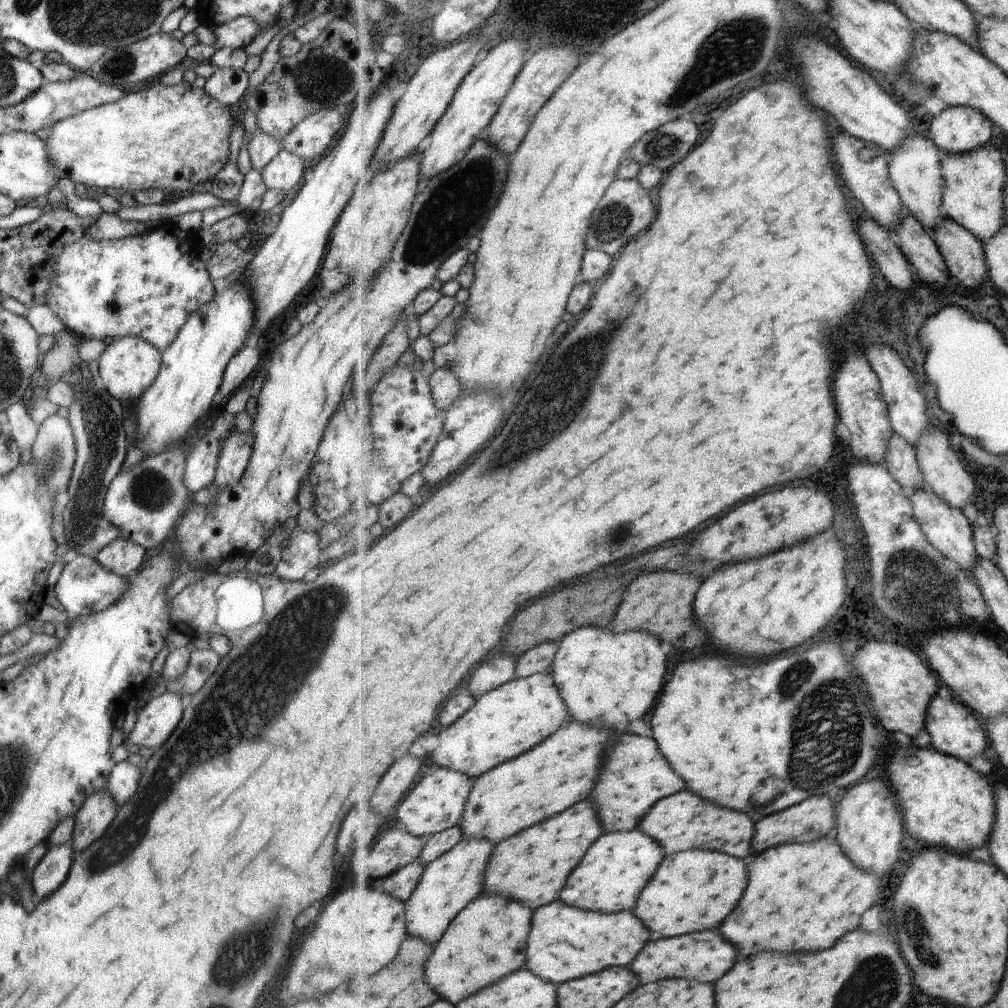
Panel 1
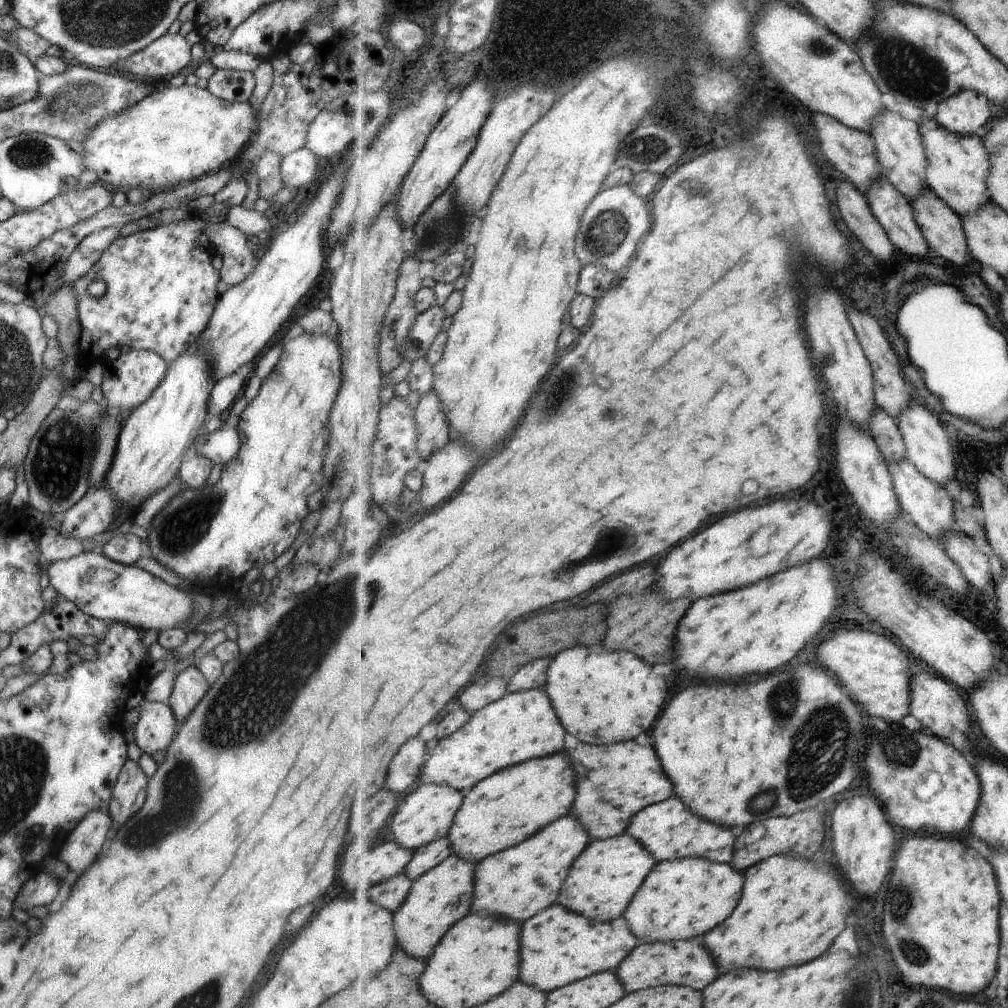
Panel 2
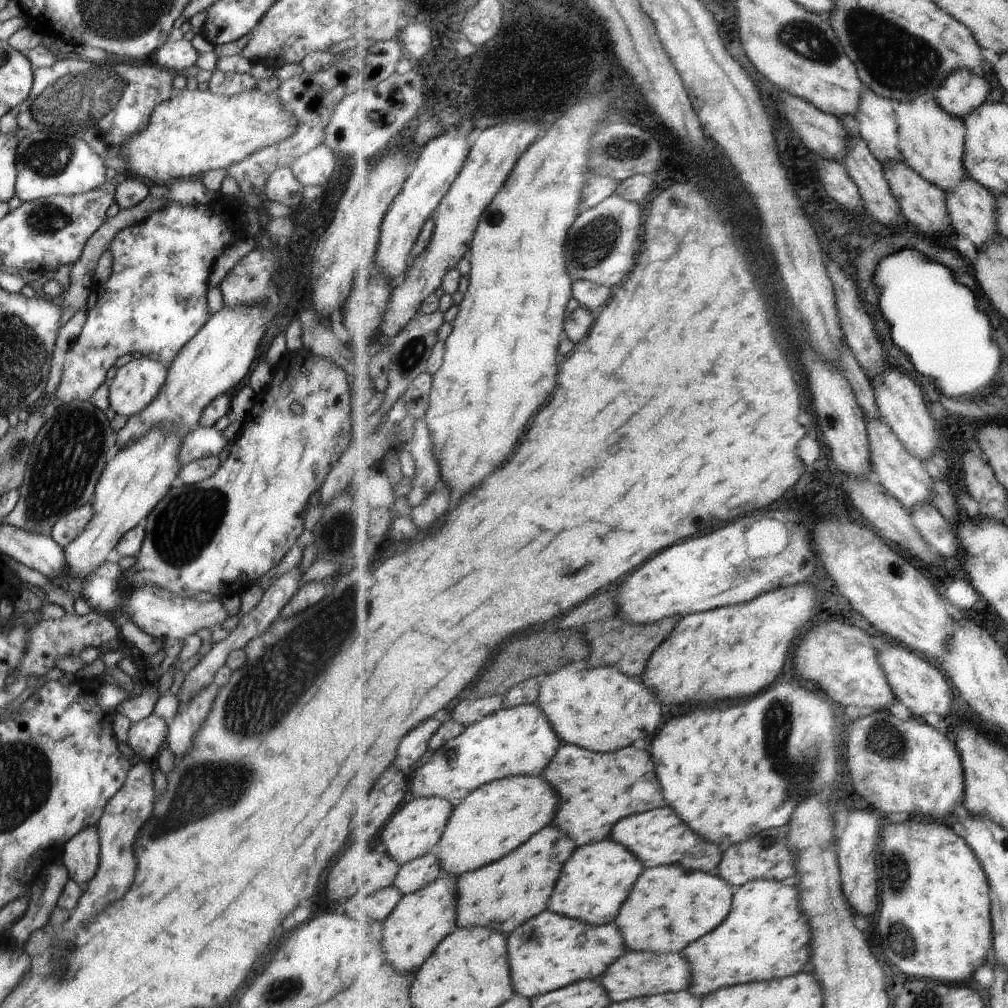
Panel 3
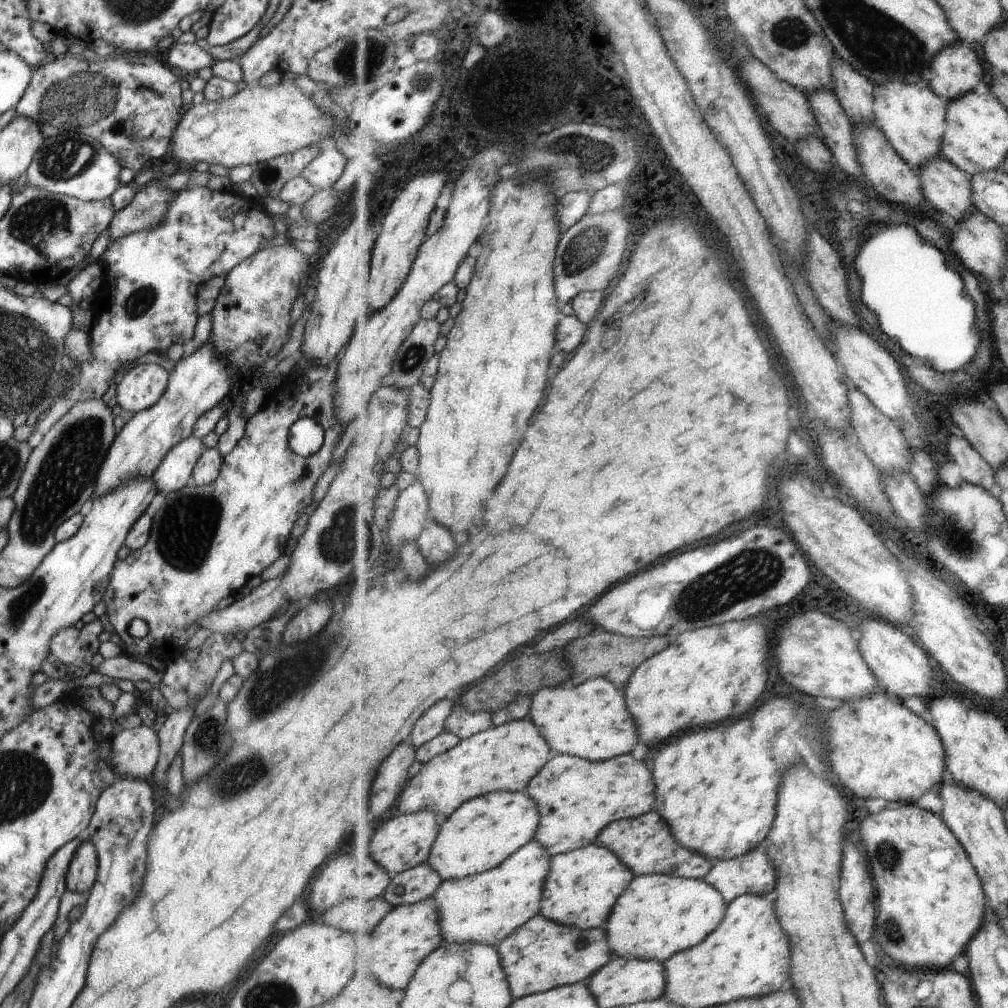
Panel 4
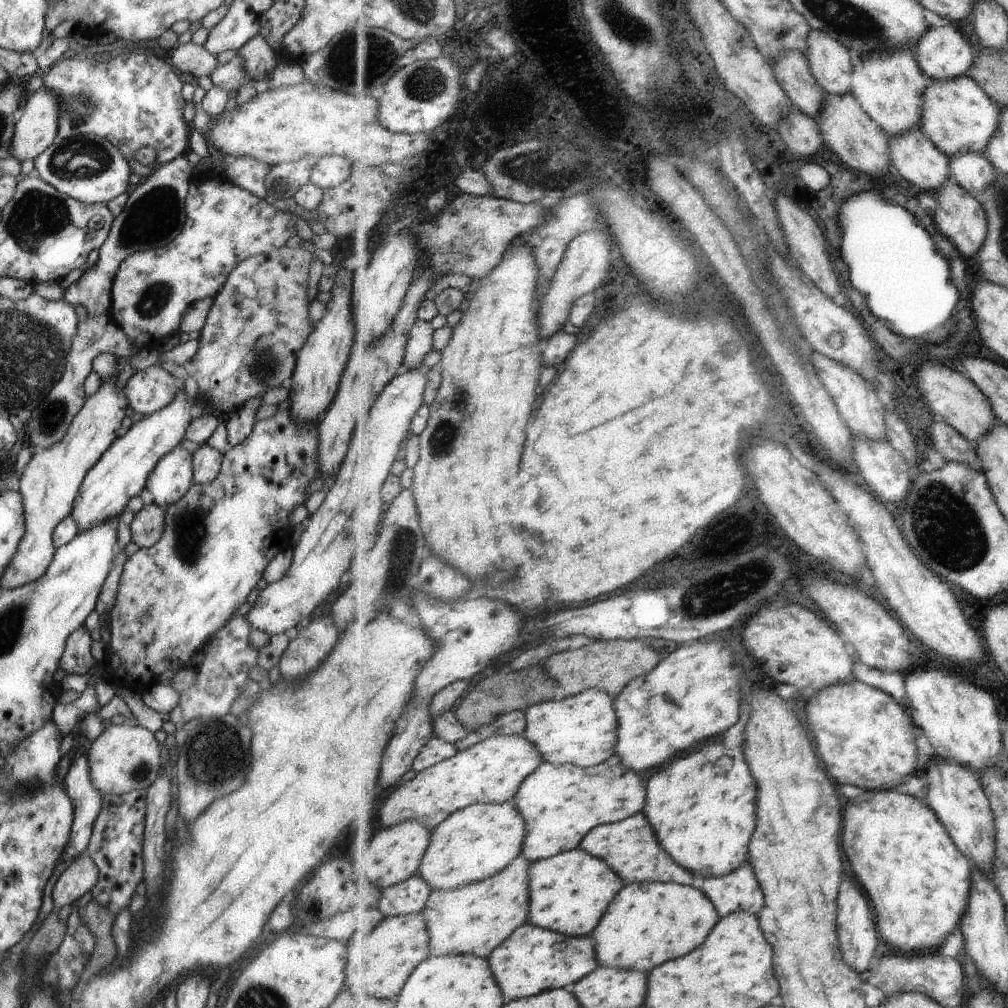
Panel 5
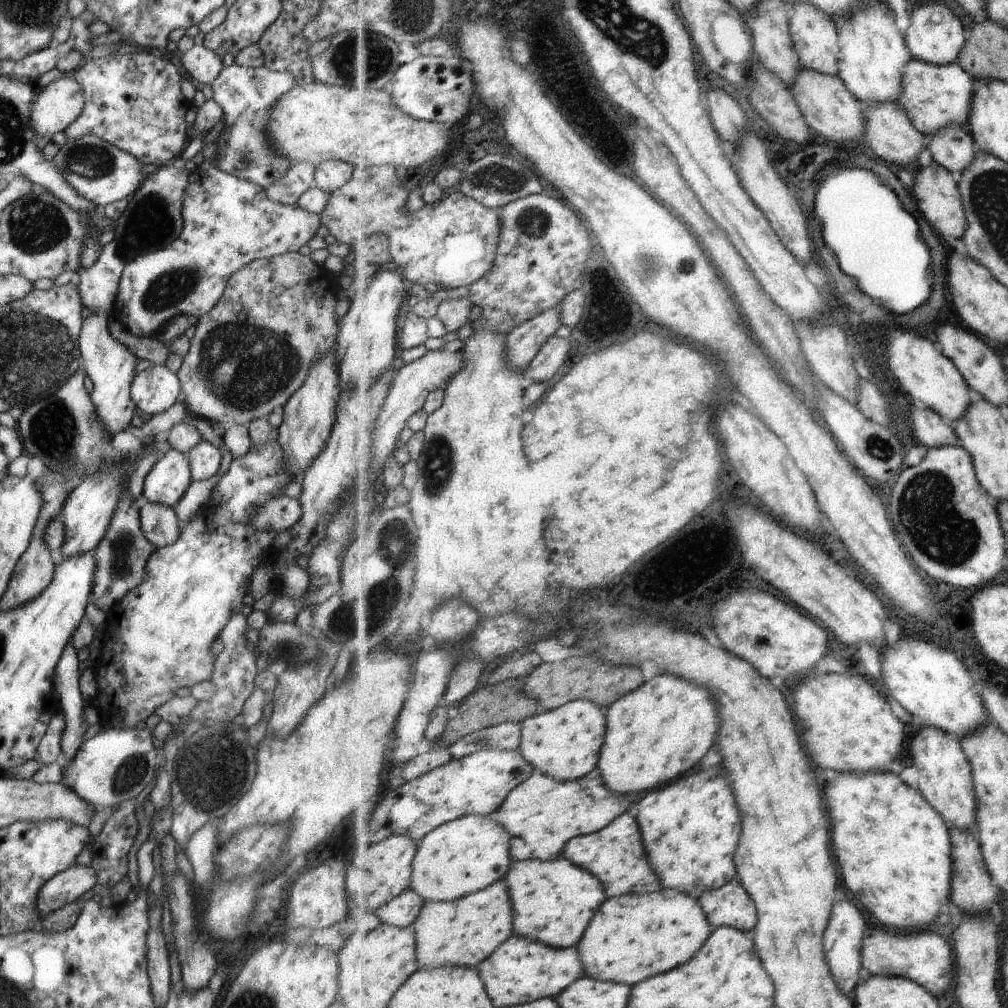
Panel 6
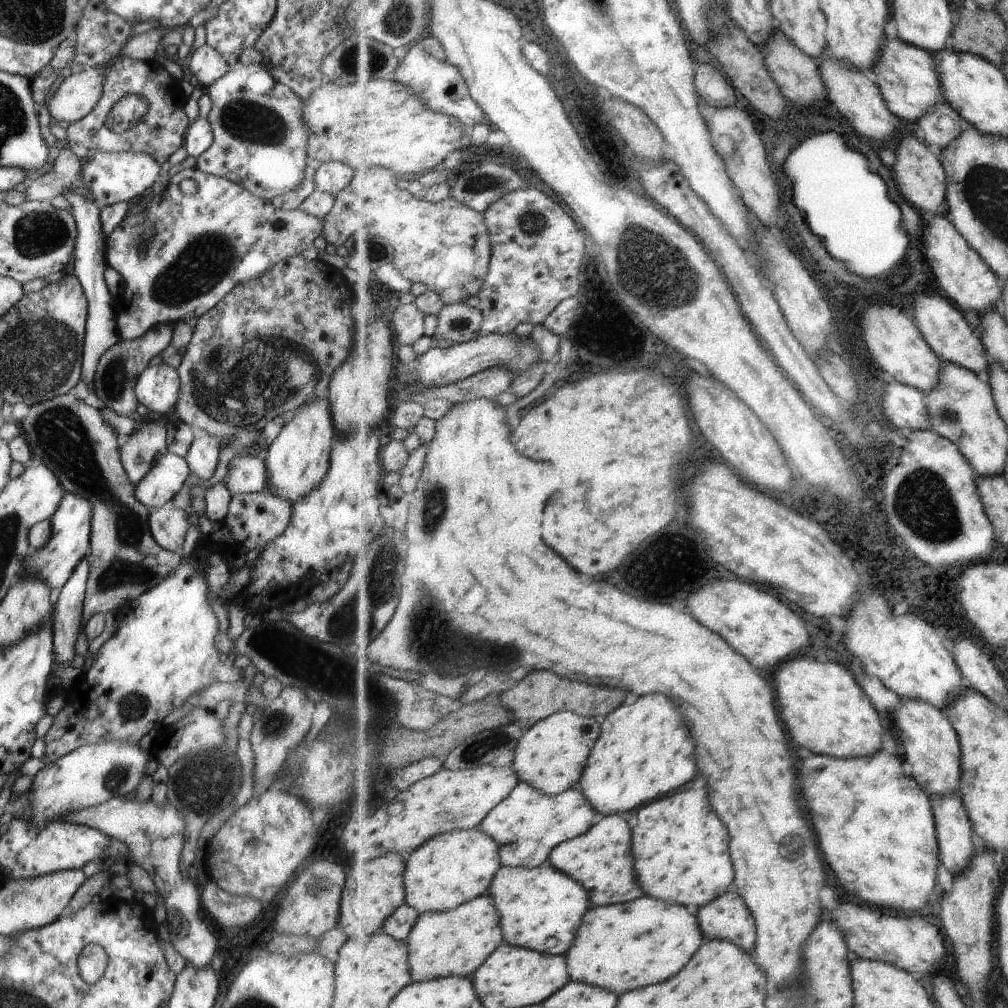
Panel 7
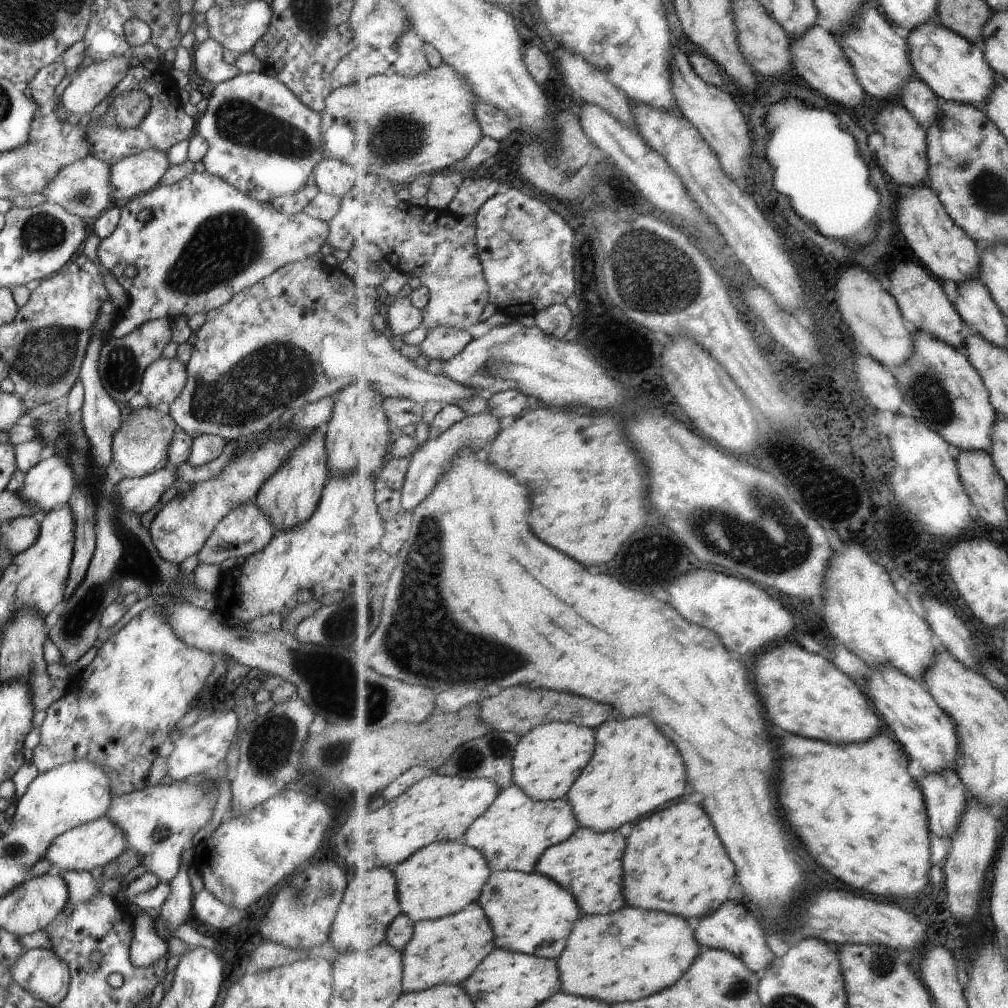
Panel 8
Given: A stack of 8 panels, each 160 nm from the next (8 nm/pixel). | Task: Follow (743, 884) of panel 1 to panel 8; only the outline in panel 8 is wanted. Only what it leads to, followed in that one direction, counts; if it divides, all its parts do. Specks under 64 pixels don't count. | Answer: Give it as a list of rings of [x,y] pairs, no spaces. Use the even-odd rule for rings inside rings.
[[[624,908],[608,916],[585,916],[576,923],[567,950],[559,958],[563,974],[563,992],[607,1002],[609,1005],[636,1002],[654,996],[666,988],[678,984],[684,974],[702,956],[703,947],[697,939],[697,929],[684,918],[670,916],[654,910]]]

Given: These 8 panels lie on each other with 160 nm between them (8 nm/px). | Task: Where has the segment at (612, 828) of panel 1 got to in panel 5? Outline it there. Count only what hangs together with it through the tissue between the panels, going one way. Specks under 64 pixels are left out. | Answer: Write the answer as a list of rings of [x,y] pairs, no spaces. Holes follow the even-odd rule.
[[[613,756],[605,763],[588,768],[570,763],[555,765],[554,763],[544,762],[534,775],[526,779],[513,802],[518,812],[521,812],[527,820],[528,836],[524,843],[523,853],[532,862],[536,862],[560,853],[573,851],[580,848],[587,834],[595,828],[626,820],[634,814],[642,812],[644,806],[646,806],[646,800],[648,800],[647,778],[647,776],[646,778],[640,778],[640,774],[626,768],[622,764],[620,756]]]

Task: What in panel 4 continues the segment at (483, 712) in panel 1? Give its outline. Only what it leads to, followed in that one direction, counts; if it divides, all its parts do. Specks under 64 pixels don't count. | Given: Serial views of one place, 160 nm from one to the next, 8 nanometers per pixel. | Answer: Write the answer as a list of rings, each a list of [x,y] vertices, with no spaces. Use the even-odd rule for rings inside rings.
[[[532,718],[494,726],[462,741],[450,752],[423,765],[404,789],[394,814],[432,810],[446,820],[471,800],[498,791],[526,792],[531,780],[553,759],[548,741]]]

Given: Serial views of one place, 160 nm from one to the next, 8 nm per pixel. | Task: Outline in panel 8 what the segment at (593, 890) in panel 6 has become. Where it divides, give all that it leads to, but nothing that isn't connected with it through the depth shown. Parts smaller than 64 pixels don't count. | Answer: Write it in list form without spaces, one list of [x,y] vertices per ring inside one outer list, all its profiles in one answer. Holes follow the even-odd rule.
[[[507,870],[493,873],[487,886],[484,887],[479,903],[487,912],[493,928],[496,928],[495,942],[498,948],[551,959],[559,959],[567,950],[576,923],[583,917],[583,909],[573,893],[560,886],[555,880],[536,872],[528,874]]]

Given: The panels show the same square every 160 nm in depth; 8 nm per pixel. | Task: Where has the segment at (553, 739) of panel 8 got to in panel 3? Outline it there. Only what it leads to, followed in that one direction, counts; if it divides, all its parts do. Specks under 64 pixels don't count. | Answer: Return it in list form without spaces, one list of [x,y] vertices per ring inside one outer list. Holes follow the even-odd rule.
[[[589,662],[570,663],[569,666],[543,677],[540,706],[555,725],[563,743],[580,746],[595,753],[612,753],[632,747],[638,740],[646,740],[658,732],[664,718],[663,700],[643,683],[641,678],[628,676],[620,667],[592,667]]]

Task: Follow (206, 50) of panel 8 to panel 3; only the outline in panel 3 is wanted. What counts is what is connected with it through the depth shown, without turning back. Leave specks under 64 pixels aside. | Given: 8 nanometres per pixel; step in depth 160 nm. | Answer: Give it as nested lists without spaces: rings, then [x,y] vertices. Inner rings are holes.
[[[184,39],[177,42],[166,41],[153,54],[156,57],[158,66],[175,74],[196,65],[198,55],[192,43]]]

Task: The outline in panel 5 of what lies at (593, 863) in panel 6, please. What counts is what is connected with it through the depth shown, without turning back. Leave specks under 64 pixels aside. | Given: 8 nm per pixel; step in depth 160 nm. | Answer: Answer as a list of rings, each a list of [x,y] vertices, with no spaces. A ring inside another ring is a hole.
[[[642,812],[628,818],[628,820],[595,828],[587,834],[580,849],[607,862],[624,878],[623,882],[628,886],[634,882],[638,882],[638,884],[664,882],[694,887],[701,881],[697,875],[676,862],[670,853],[660,846],[651,820],[646,818]]]

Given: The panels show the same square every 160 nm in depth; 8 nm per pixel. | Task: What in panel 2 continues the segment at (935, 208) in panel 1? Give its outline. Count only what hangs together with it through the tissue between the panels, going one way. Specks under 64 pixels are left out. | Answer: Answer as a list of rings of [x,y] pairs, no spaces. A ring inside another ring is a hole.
[[[886,109],[883,114],[880,113],[874,119],[872,126],[867,132],[870,133],[876,141],[878,157],[882,166],[882,174],[886,175],[892,181],[892,184],[897,186],[912,202],[919,199],[919,196],[928,189],[929,184],[927,183],[928,172],[926,172],[928,155],[926,154],[926,147],[918,122],[904,118],[899,112]]]

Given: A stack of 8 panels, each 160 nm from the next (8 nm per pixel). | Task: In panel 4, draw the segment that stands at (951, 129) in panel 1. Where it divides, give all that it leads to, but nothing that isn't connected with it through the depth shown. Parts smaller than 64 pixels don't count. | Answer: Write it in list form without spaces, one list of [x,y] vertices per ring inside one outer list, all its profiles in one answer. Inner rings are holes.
[[[960,40],[945,46],[933,60],[927,75],[931,87],[948,100],[967,92],[985,90],[984,66],[972,45]]]

